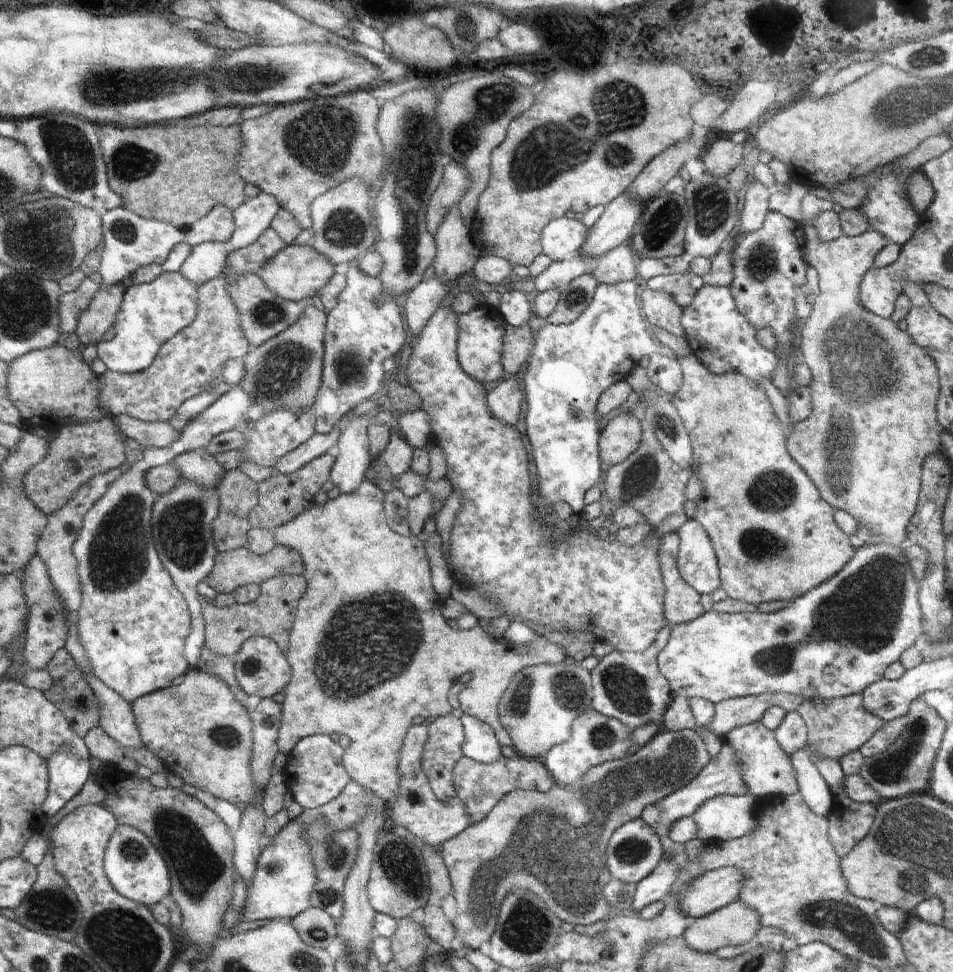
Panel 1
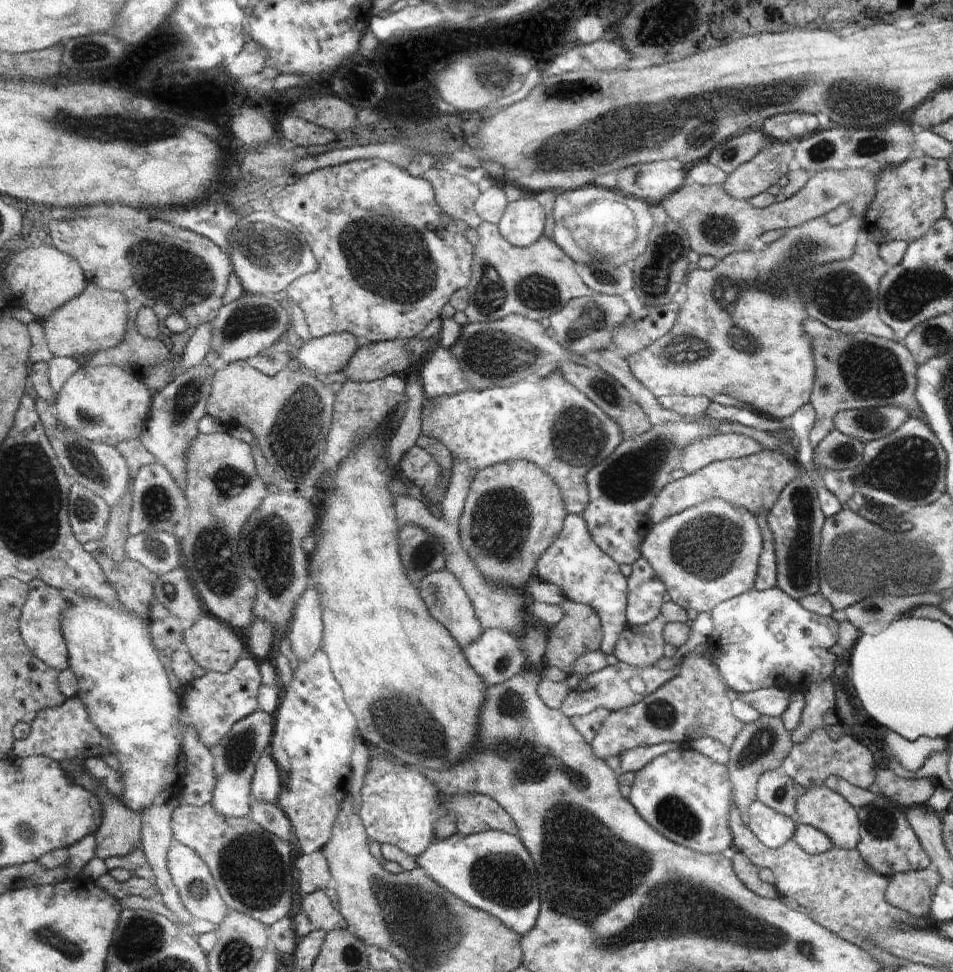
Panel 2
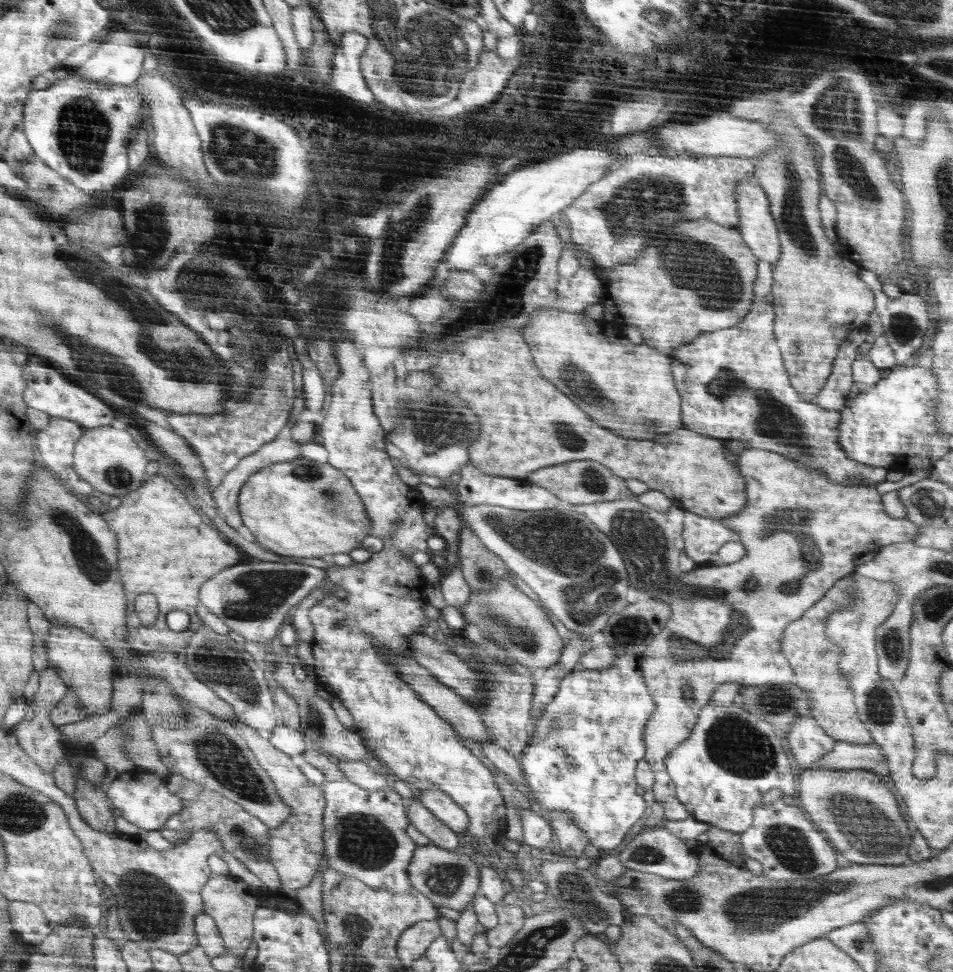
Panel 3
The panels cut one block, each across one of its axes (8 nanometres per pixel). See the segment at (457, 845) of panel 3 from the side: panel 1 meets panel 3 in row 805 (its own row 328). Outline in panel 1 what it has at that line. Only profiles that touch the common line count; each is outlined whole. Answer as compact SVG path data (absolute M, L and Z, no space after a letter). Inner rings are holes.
M436 275L426 282L418 284L418 287L404 298L402 304L406 312L406 320L410 324L411 342L425 328L427 321L437 312L440 303L451 293L445 284Z

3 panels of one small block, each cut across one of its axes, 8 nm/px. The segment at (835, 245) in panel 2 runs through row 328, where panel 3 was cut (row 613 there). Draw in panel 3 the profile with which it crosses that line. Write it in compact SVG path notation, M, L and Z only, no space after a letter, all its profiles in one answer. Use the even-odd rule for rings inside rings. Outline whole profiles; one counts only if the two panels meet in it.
M746 447L739 455L740 458L740 470L741 476L745 479L745 486L747 492L747 504L741 512L737 514L731 514L727 518L720 518L720 522L724 523L730 530L733 530L738 534L738 541L740 541L744 548L747 550L747 555L744 558L738 560L738 562L730 563L729 565L718 565L718 564L704 564L703 566L697 566L692 569L691 572L688 571L688 574L673 574L672 570L672 554L666 554L665 538L662 532L659 531L658 527L655 524L652 524L652 516L656 516L653 508L645 507L643 504L637 501L636 498L629 499L616 499L608 502L601 503L592 503L592 504L571 504L575 511L578 511L580 514L589 518L597 527L598 530L604 530L608 534L610 540L614 540L614 546L618 546L618 550L622 550L622 558L624 558L624 563L626 570L628 571L629 584L634 588L634 590L647 592L650 594L652 600L659 600L660 602L665 602L667 606L670 607L671 615L670 618L666 621L666 626L664 630L660 631L655 637L654 640L645 648L645 651L638 656L638 660L641 665L641 670L646 670L646 680L645 682L650 682L650 690L654 690L654 702L658 702L658 714L654 714L654 718L650 719L650 730L646 731L646 742L645 742L645 755L644 760L648 761L650 768L652 769L655 781L653 787L651 788L655 794L655 802L662 803L664 806L664 820L686 820L689 818L689 812L686 811L686 808L682 806L682 803L678 800L676 786L672 781L672 776L668 773L667 759L670 753L677 748L678 745L682 744L688 737L689 734L693 732L693 729L696 728L698 718L700 717L701 708L709 705L712 693L725 682L739 682L741 685L763 685L763 684L775 684L775 685L787 685L794 681L793 678L793 667L789 665L788 659L785 657L785 654L781 651L780 638L784 634L785 630L789 626L797 621L799 618L804 616L804 614L810 609L813 608L826 593L829 592L833 586L841 580L842 577L850 575L855 570L855 565L852 560L856 559L866 552L876 553L879 549L884 548L888 545L893 545L901 542L913 542L913 538L917 537L917 534L920 533L920 526L910 522L906 518L892 518L887 515L887 512L884 512L884 507L881 503L882 494L876 491L874 485L865 483L859 484L859 482L848 483L848 485L842 483L842 485L836 485L832 483L822 471L818 469L806 469L803 464L797 464L792 458L786 458L784 454L776 454L775 452L770 452L769 450L762 450L760 448ZM691 686L692 687L692 696L694 696L694 701L692 703L687 703L682 697L682 687Z

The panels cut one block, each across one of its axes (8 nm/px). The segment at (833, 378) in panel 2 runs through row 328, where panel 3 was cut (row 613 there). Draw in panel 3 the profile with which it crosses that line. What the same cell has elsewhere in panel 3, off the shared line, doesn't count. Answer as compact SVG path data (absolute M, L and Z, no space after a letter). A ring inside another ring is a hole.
M851 575L842 577L813 608L794 621L781 636L780 646L789 665L793 667L793 683L811 698L811 714L818 724L836 741L867 745L873 742L873 738L860 720L854 704L855 694L838 668L841 648L831 643L824 631L833 610L845 608L851 602L849 597L853 592Z

